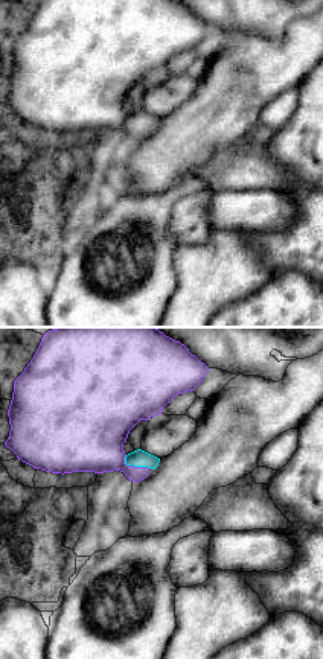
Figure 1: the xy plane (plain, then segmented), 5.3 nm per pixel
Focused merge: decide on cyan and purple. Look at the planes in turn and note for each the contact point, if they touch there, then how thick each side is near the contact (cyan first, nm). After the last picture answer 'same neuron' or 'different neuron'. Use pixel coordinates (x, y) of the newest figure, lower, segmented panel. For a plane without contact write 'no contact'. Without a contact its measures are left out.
contact (134, 466); calibres 100 and 300 nm

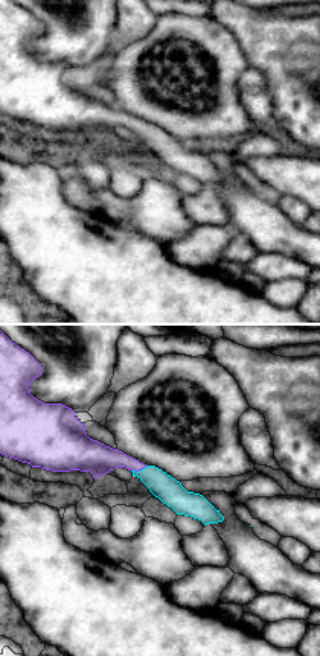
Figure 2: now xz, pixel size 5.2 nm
contact (139, 471); calibres 140 and 170 nm

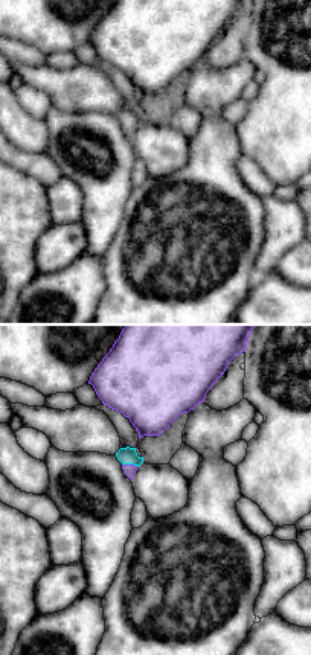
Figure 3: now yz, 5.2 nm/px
contact (130, 463); calibres 100 and 60 nm

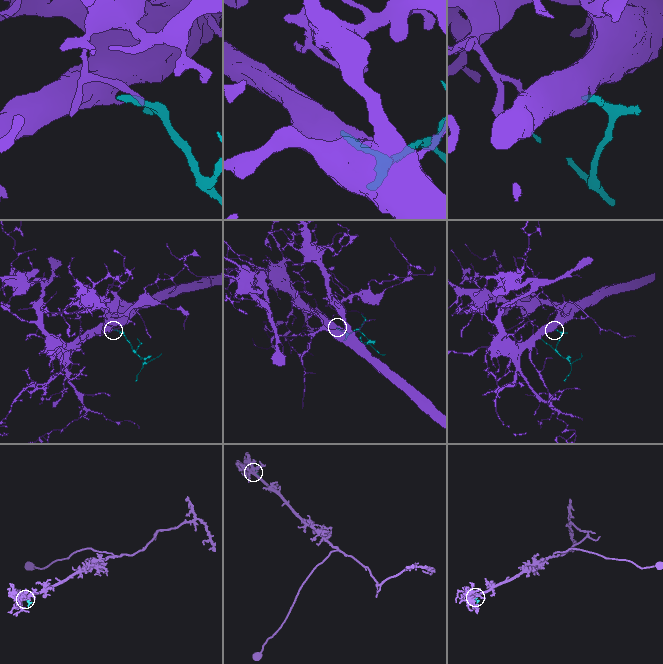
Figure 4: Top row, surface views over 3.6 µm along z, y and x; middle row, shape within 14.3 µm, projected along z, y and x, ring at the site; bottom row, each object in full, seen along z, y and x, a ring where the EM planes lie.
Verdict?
same neuron

